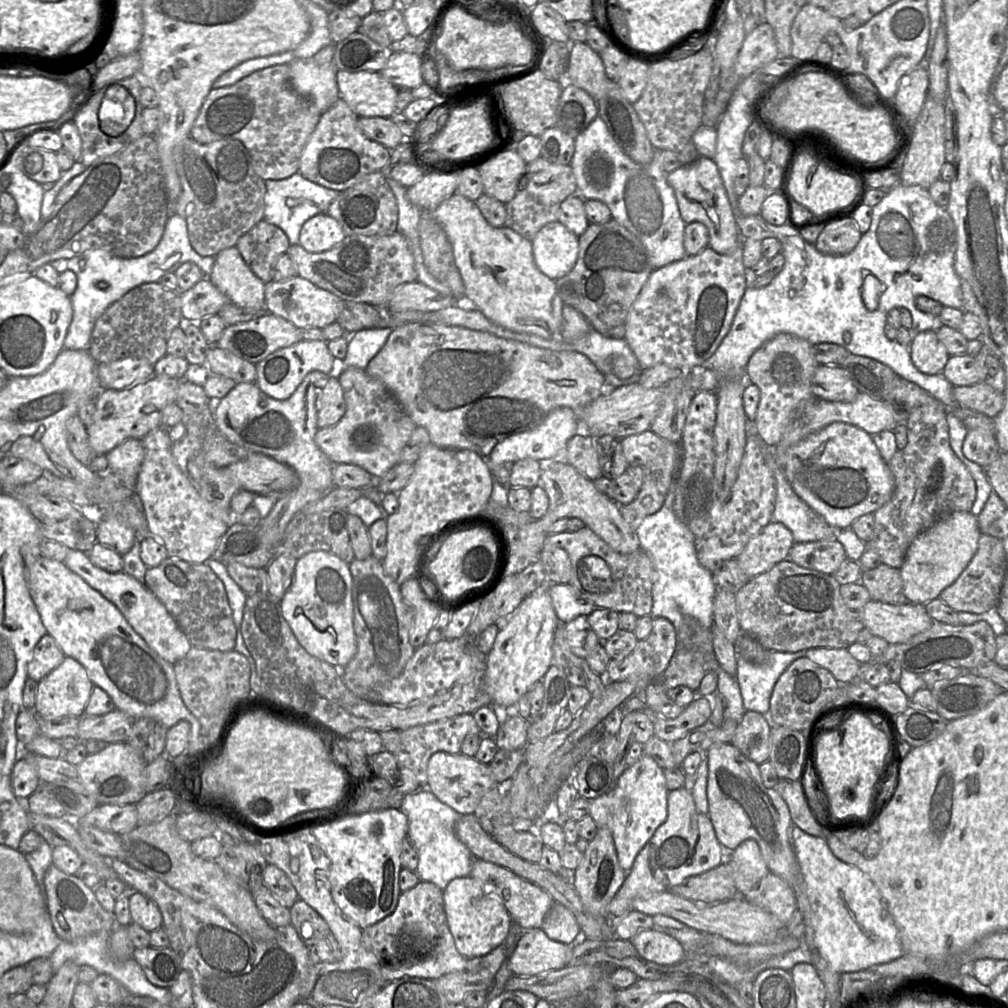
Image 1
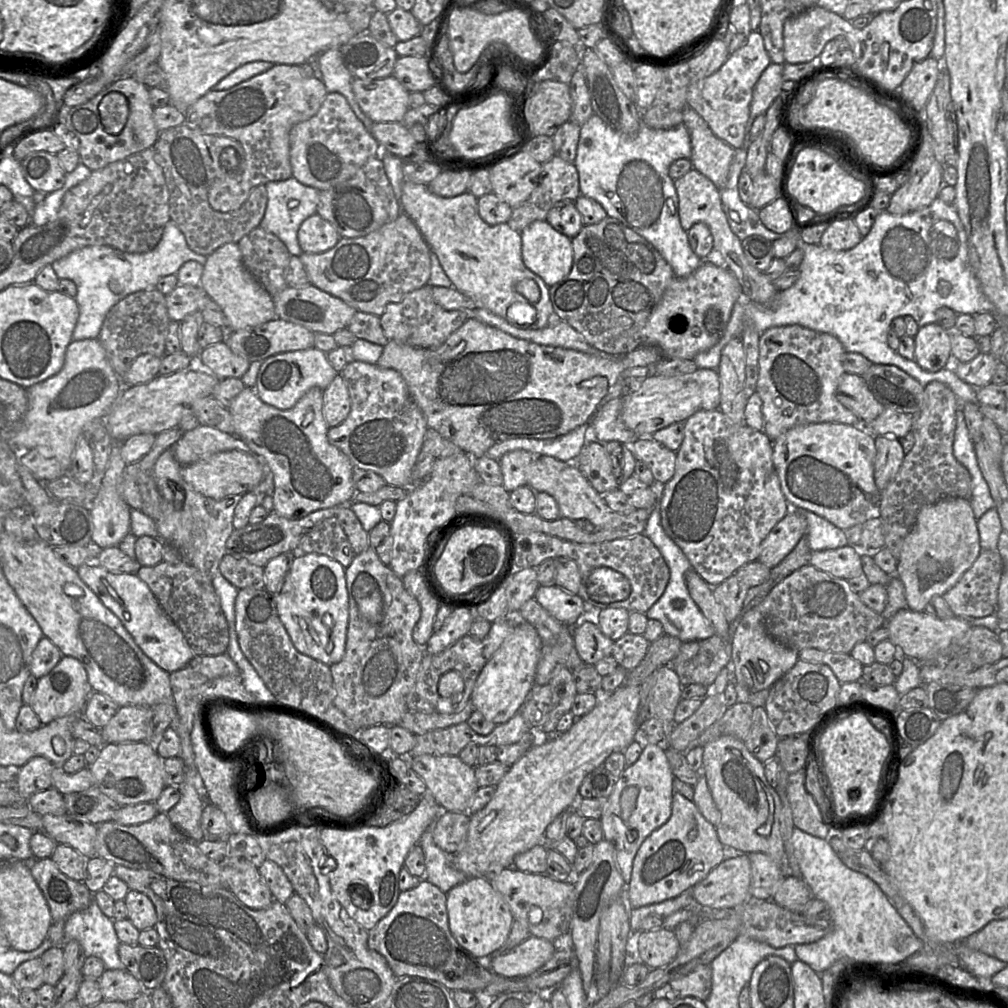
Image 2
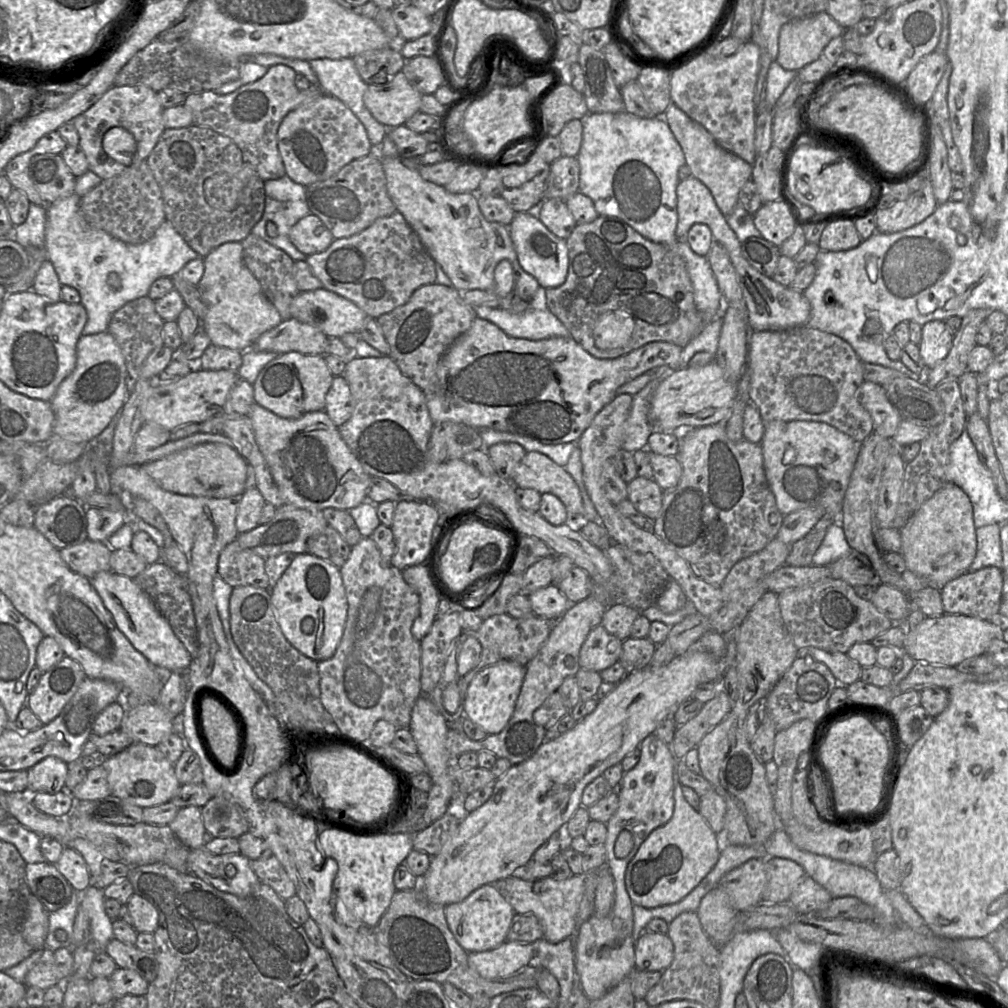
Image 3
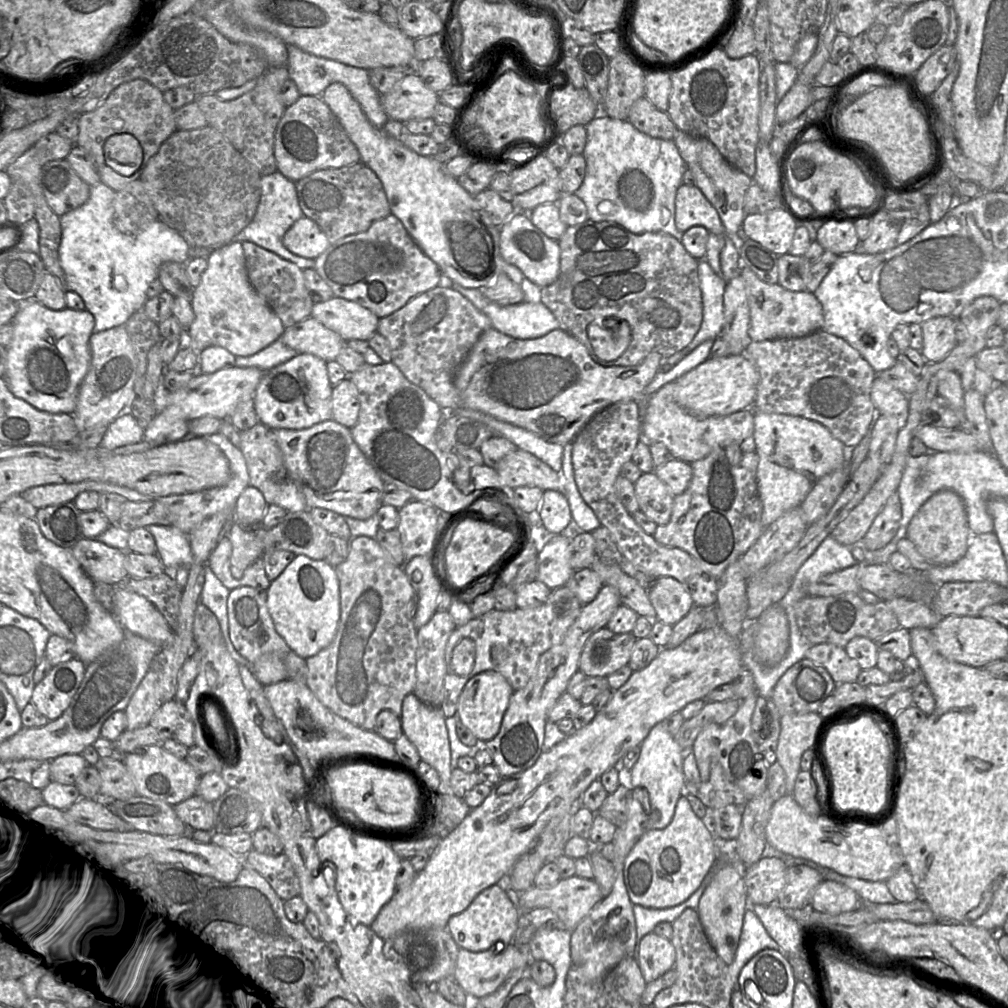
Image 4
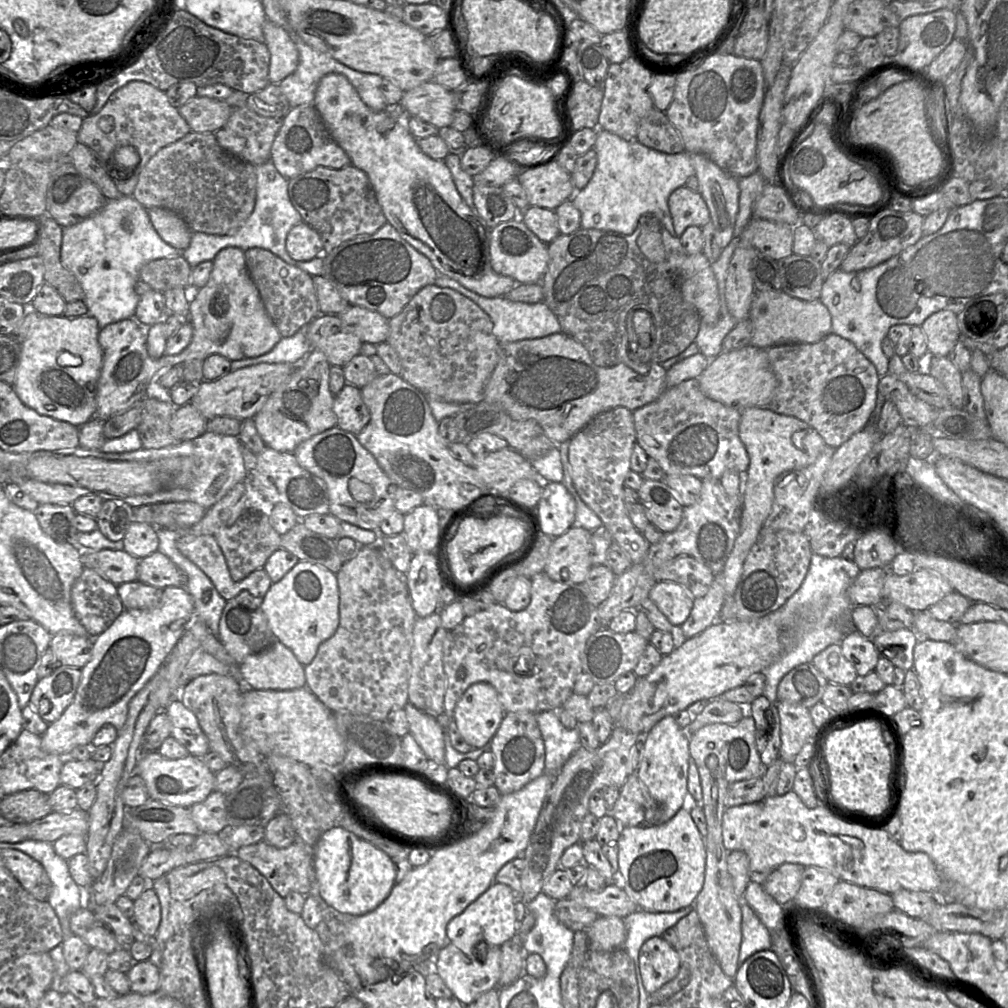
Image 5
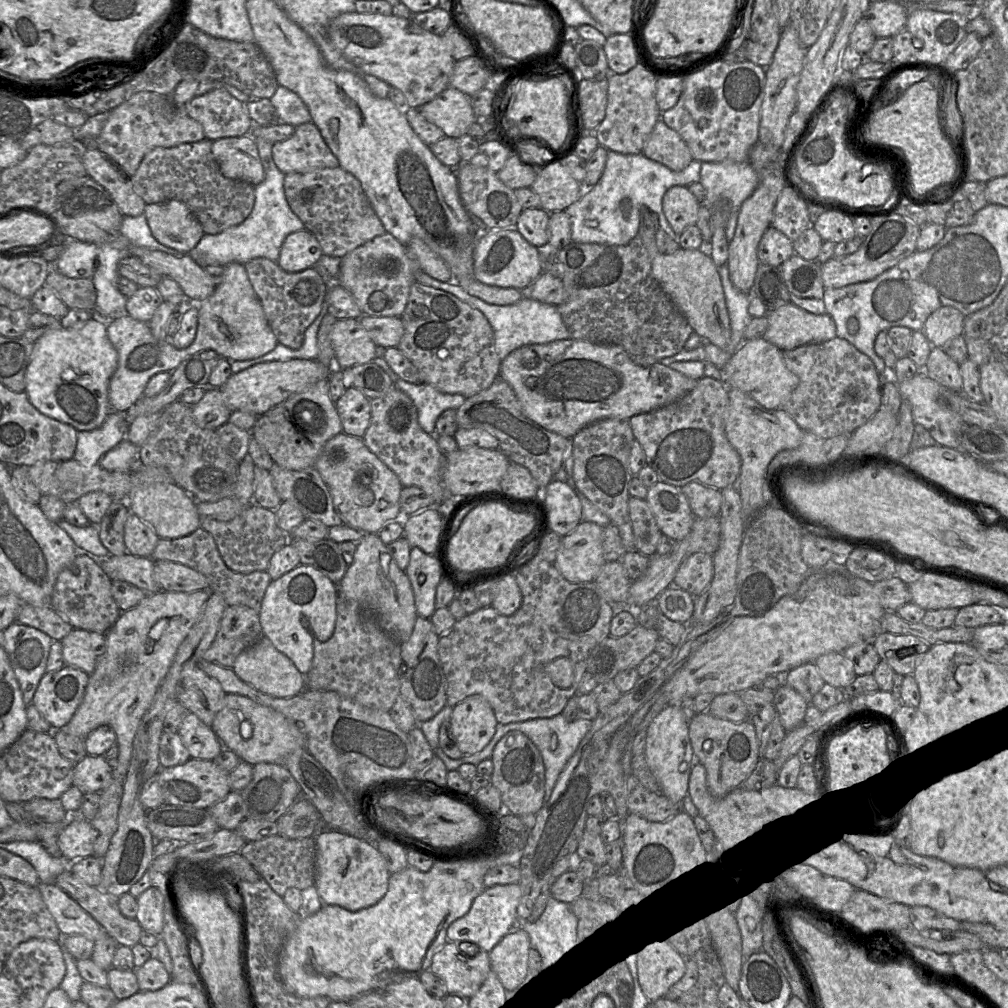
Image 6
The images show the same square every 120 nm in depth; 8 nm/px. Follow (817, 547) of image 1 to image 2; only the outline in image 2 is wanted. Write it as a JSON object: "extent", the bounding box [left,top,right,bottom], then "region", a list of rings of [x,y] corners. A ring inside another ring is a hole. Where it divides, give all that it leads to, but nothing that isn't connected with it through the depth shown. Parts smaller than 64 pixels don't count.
{"extent":[809,545,863,580],"region":[[[851,545],[836,549],[812,551],[809,564],[846,580],[863,573],[861,557]]]}

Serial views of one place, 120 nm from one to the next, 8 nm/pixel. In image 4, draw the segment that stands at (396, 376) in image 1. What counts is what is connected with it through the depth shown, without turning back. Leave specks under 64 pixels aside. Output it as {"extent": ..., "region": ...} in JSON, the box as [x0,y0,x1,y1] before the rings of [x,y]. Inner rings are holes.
{"extent":[455,327,662,445],"region":[[[490,327],[479,337],[456,375],[455,386],[462,398],[459,408],[481,411],[530,431],[547,442],[566,445],[572,443],[592,418],[605,408],[617,402],[640,399],[659,371],[662,358],[658,352],[651,352],[635,366],[602,367],[591,359],[582,343],[561,329],[536,339],[516,339]]]}

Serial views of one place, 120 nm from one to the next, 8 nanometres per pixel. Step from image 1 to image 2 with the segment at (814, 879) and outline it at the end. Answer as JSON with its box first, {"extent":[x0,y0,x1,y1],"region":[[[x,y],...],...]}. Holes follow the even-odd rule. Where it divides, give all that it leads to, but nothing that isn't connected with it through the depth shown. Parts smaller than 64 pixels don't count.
{"extent":[791,827,923,973],"region":[[[795,827],[791,842],[801,877],[813,897],[828,905],[832,920],[832,930],[823,938],[794,946],[799,961],[822,973],[839,960],[851,960],[846,966],[883,967],[881,964],[901,963],[923,949],[923,942],[879,886],[866,875],[848,868],[827,840]]]}

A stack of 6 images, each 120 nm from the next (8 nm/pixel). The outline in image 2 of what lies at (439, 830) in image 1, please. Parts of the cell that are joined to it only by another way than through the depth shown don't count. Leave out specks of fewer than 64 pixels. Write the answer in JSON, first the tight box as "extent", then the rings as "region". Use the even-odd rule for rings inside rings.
{"extent":[419,822,467,893],"region":[[[434,822],[423,832],[419,845],[425,855],[425,876],[433,885],[447,893],[450,889],[467,880],[467,876],[458,870],[453,862],[454,854],[447,854],[433,840]]]}

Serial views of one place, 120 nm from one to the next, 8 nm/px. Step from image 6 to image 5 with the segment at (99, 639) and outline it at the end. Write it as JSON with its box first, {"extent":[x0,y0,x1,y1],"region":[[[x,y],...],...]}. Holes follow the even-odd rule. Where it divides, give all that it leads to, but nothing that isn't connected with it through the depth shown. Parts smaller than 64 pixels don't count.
{"extent":[49,633,94,669],"region":[[[72,633],[53,634],[49,648],[55,656],[54,668],[70,666],[81,669],[92,656],[94,638]]]}

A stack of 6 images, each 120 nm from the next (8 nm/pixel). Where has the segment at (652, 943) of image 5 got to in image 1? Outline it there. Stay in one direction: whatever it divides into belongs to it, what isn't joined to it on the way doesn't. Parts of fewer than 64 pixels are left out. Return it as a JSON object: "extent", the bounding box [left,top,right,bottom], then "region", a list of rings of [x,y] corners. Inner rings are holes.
{"extent":[630,929,685,965],"region":[[[654,929],[642,930],[630,941],[644,959],[659,965],[675,965],[685,958],[685,948],[677,939]]]}

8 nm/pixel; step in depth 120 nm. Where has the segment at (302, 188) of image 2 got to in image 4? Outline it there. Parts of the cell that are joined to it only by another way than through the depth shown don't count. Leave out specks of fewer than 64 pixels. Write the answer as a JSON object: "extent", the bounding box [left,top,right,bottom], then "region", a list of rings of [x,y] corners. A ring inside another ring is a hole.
{"extent":[233,171,314,270],"region":[[[279,171],[270,175],[261,177],[261,198],[252,221],[241,230],[233,239],[233,241],[244,242],[250,241],[256,245],[271,251],[281,258],[294,263],[301,270],[314,269],[314,260],[297,256],[291,253],[282,243],[282,238],[286,231],[294,224],[295,221],[303,217],[300,208],[295,182],[287,179]]]}

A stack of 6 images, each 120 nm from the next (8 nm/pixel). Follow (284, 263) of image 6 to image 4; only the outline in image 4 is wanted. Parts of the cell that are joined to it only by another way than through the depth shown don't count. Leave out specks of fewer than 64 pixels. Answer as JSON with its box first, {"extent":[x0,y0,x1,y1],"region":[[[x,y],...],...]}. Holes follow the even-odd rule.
{"extent":[282,216,330,259],"region":[[[305,216],[286,231],[282,243],[291,253],[307,259],[317,258],[330,245],[318,224]]]}

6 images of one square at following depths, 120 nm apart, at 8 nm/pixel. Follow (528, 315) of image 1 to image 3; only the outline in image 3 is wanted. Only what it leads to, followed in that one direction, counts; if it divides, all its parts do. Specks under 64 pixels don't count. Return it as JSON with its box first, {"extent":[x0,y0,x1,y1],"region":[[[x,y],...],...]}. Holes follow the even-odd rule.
{"extent":[381,157,540,313],"region":[[[382,157],[381,164],[386,178],[387,193],[395,205],[396,211],[401,213],[406,222],[419,237],[431,258],[438,263],[452,282],[452,287],[460,292],[469,290],[492,290],[494,288],[494,271],[501,260],[508,260],[513,268],[514,288],[516,295],[510,293],[500,301],[499,308],[516,313],[529,309],[528,302],[540,287],[537,280],[527,273],[520,265],[513,241],[509,234],[509,226],[498,222],[489,222],[482,215],[478,206],[477,193],[450,193],[444,186],[436,185],[424,180],[419,169],[418,158]]]}

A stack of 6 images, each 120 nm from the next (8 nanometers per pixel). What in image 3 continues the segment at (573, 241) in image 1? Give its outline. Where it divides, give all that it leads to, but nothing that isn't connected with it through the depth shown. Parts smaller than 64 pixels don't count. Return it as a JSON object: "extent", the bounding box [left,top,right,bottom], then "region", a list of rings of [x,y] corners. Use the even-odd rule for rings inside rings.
{"extent":[509,211,569,288],"region":[[[535,211],[516,213],[509,225],[509,234],[521,267],[532,275],[541,287],[554,288],[564,283],[569,265],[566,240],[554,235],[541,222]]]}

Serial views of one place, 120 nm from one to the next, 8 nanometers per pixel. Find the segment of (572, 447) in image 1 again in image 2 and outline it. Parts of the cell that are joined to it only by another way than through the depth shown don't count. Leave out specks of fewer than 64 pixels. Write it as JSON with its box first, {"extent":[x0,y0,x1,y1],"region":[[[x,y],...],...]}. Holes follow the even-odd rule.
{"extent":[574,441,619,494],"region":[[[597,441],[586,443],[574,460],[575,465],[599,494],[619,488],[604,443]]]}

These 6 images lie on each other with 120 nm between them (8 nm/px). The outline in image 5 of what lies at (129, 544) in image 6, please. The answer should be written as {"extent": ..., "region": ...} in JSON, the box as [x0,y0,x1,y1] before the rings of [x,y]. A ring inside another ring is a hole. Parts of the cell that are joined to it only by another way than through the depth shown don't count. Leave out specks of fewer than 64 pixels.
{"extent":[123,522,159,560],"region":[[[131,522],[123,538],[123,550],[139,560],[157,552],[159,539],[155,528],[145,522]]]}

